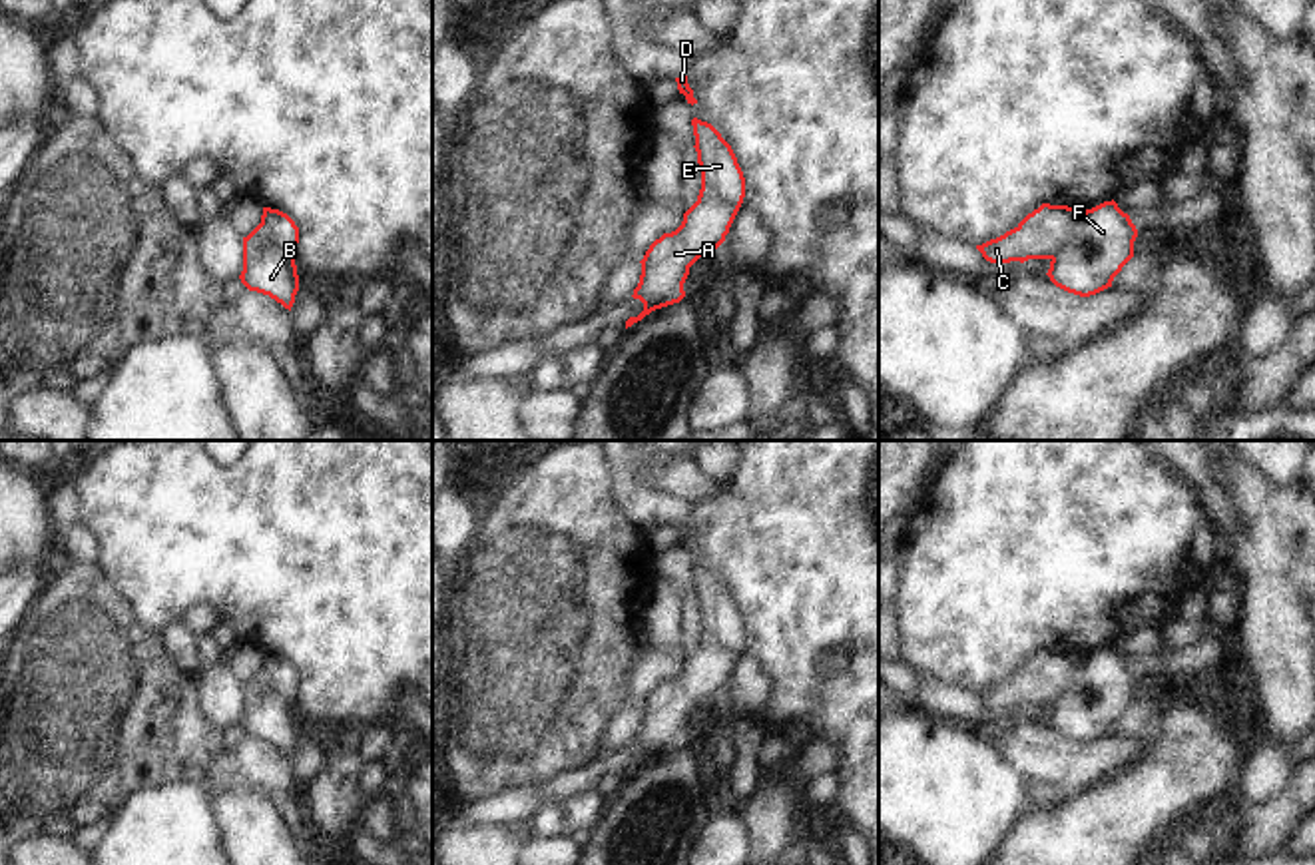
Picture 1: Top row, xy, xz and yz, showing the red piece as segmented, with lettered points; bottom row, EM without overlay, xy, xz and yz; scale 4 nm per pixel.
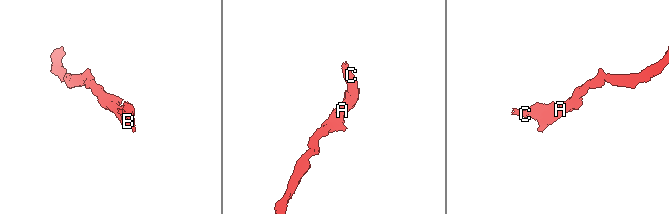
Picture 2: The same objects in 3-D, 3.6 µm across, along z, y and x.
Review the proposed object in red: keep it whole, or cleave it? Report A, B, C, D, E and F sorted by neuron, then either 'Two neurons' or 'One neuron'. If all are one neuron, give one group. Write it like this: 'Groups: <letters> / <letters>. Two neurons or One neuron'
Groups: A B F / C D E. Two neurons

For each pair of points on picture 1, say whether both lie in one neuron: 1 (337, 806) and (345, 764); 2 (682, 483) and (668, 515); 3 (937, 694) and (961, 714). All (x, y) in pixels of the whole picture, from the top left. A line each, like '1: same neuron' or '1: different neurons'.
1: same neuron
2: different neurons
3: same neuron

